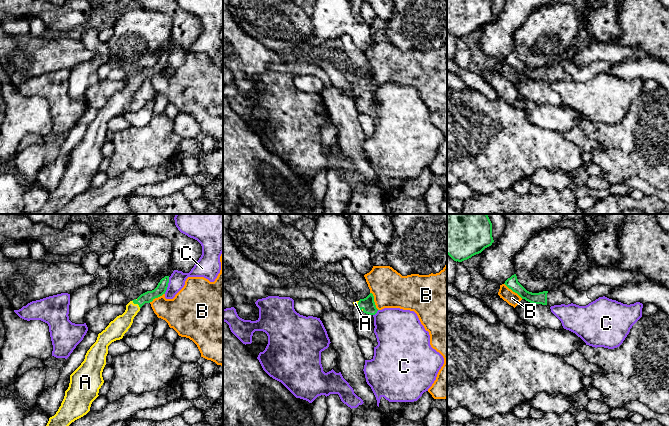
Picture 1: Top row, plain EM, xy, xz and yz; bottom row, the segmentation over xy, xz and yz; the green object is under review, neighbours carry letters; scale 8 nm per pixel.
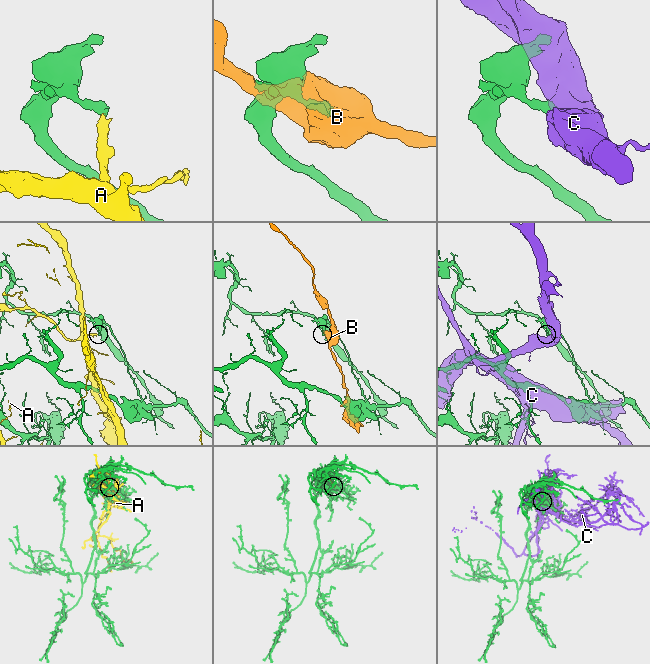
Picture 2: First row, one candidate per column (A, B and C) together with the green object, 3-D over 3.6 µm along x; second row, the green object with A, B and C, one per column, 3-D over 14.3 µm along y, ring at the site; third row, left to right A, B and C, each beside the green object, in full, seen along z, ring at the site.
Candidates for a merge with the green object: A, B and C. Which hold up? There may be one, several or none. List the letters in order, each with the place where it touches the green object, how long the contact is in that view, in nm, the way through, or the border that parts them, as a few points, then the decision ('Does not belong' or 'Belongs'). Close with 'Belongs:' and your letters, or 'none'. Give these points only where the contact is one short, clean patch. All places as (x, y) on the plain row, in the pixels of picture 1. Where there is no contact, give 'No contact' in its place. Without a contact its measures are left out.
A: Touches green at xy (136, 79). Shared border 90 nm. Boundary: xy (132, 76), (140, 83). Does not belong
B: Touches green at xz (373, 77). Shared border 160 nm. Boundary: xz (370, 68), (378, 85). Does not belong
C: Touches green at xy (167, 61). Shared border 140 nm. Boundary: xy (169, 53), (167, 65), (164, 69). Does not belong
Belongs: none

